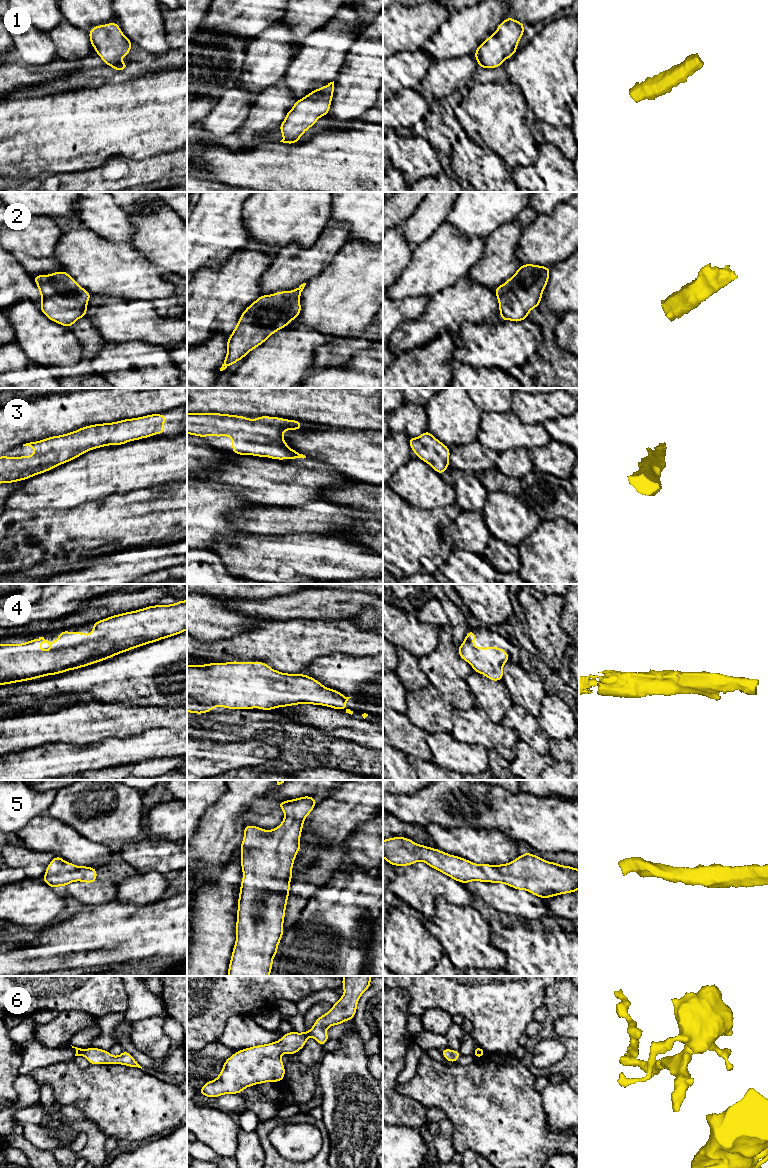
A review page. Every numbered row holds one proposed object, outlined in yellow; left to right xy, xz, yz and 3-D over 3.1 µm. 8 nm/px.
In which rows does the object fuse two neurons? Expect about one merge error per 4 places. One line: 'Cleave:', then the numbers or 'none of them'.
Cleave: none of them

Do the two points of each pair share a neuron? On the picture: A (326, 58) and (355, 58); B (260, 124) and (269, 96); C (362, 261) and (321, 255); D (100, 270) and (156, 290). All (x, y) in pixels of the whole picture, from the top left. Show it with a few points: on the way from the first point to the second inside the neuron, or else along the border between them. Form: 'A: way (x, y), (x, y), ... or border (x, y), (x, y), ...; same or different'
A: border (346, 54), (343, 65), (334, 80); different
B: way (264, 117), (269, 110), (269, 103); same
C: border (349, 240), (317, 274); different
D: way (114, 270), (121, 270), (142, 280); same

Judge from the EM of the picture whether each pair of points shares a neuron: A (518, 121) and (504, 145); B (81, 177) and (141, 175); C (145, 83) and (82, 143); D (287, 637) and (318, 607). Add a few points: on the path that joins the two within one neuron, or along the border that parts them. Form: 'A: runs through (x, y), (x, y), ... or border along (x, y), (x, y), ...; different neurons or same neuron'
A: runs through (512, 127), (504, 136), (504, 139); same neuron
B: runs through (96, 177), (126, 175); same neuron
C: runs through (129, 99), (98, 127); same neuron
D: border along (331, 618), (292, 618), (284, 621); different neurons

